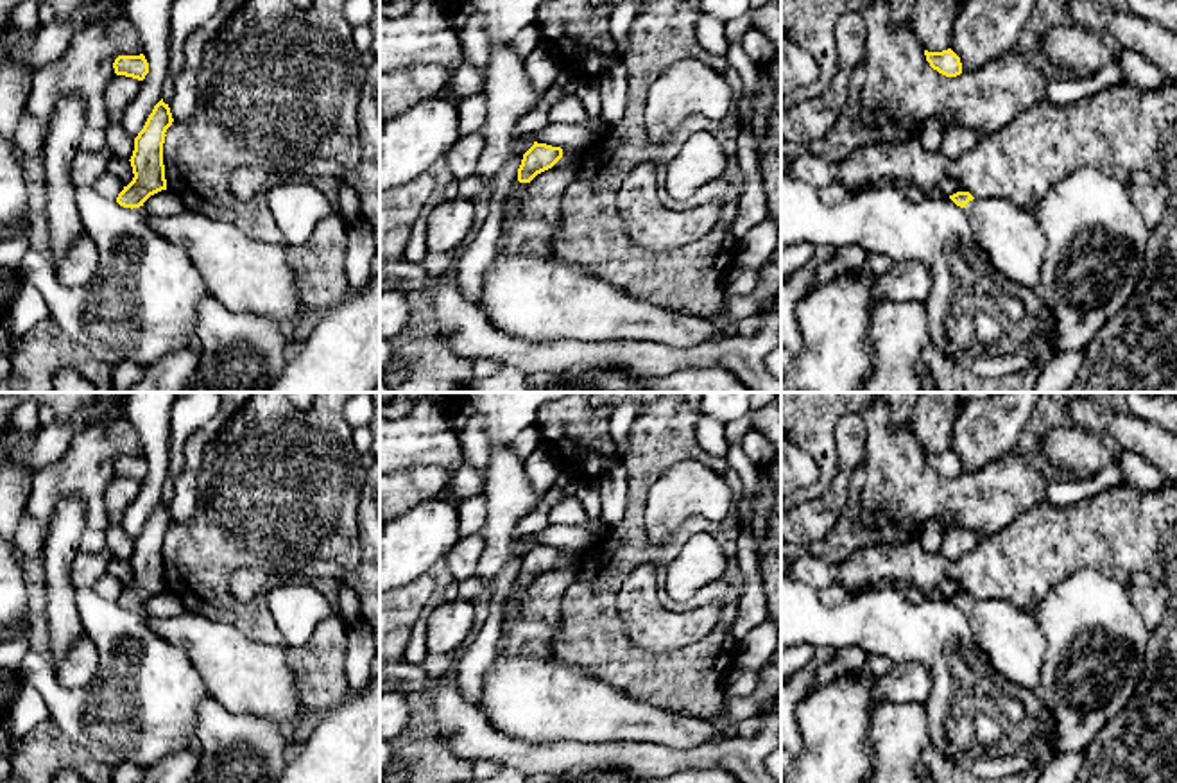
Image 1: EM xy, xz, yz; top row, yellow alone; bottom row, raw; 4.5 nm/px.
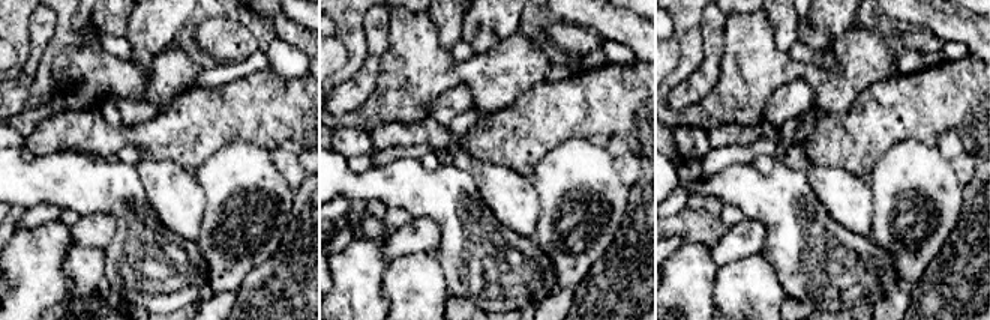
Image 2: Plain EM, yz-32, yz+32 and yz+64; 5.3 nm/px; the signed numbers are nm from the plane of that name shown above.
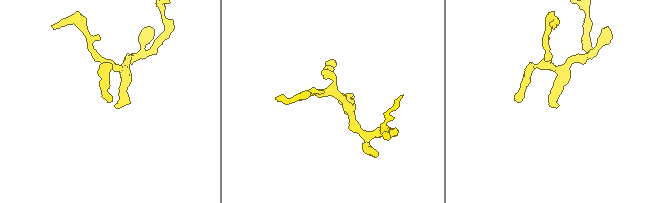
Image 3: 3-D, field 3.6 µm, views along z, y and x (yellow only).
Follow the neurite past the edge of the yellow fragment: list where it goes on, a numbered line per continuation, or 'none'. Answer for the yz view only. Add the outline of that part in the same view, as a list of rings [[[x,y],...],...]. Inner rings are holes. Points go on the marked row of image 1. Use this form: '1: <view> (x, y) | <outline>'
1: yz (1009, 235) | [[[975,197],[964,211],[994,269],[1035,290],[1044,258],[1044,235],[1034,213],[998,197]]]

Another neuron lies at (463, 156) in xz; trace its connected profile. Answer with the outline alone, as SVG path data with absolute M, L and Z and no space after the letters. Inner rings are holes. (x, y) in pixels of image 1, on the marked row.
M482 131L459 136L459 140L451 145L451 149L444 156L451 179L462 181L477 174L477 163L484 151L484 145L485 138Z

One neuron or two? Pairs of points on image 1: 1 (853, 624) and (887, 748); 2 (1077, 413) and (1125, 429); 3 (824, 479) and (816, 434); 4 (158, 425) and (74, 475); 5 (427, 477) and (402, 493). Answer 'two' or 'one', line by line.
1: two
2: one
3: one
4: two
5: one

